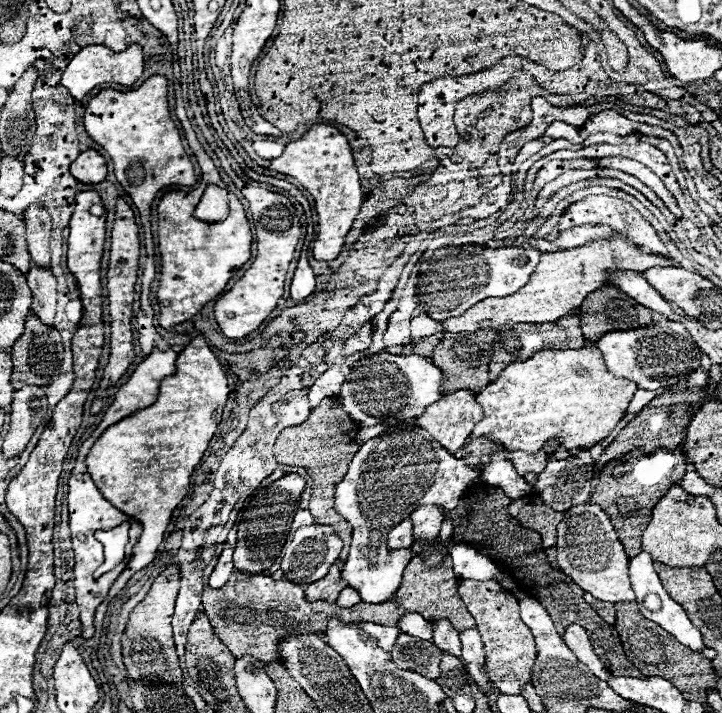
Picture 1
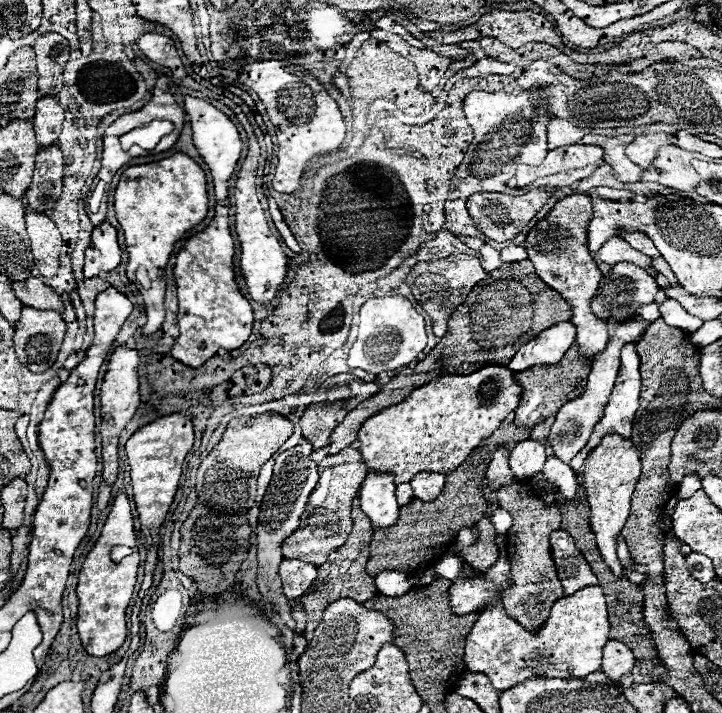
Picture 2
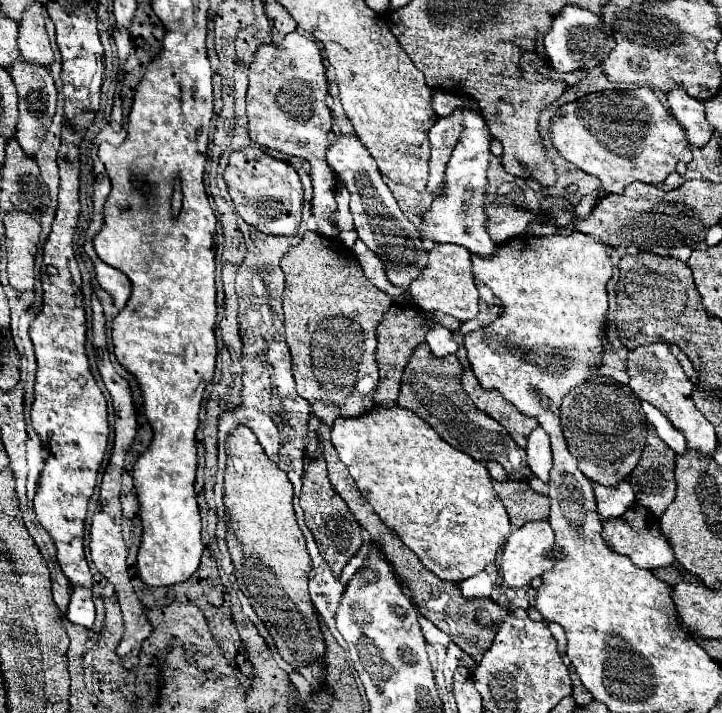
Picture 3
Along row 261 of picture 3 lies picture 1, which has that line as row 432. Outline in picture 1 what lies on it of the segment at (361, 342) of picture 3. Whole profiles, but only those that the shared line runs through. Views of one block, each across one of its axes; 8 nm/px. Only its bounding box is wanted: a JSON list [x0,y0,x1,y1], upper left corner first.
[274,396,358,562]

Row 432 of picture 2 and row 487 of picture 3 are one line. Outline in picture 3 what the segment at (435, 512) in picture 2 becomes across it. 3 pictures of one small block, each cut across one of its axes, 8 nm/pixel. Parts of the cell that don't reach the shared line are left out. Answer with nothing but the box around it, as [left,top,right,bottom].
[492,480,550,528]

